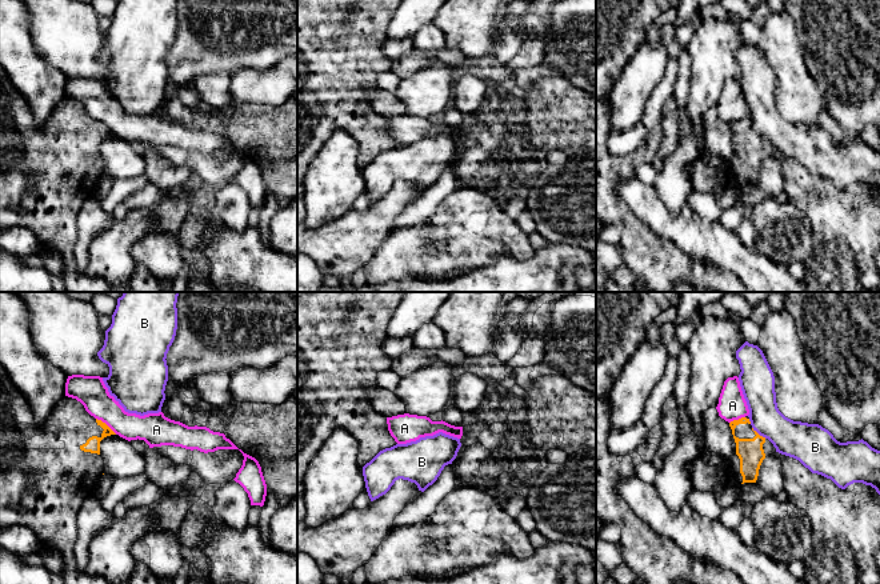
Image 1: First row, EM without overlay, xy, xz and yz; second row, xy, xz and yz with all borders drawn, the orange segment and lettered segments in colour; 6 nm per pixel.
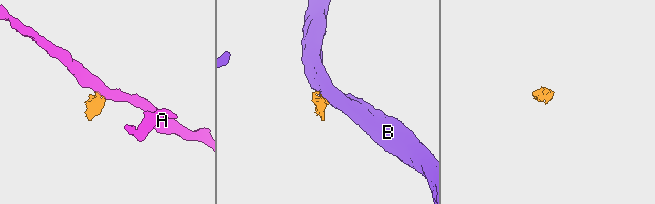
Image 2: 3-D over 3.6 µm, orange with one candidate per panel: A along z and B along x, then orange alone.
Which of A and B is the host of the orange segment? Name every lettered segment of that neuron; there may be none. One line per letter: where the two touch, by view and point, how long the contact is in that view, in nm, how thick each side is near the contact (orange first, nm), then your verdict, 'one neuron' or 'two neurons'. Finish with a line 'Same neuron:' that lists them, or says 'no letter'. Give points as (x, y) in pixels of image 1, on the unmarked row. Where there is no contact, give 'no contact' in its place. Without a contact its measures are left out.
A: xy (106, 126) | 160 nm | 90/190 nm | two neurons
B: yz (758, 135) | 110 nm | 160/220 nm | two neurons
Same neuron: no letter

